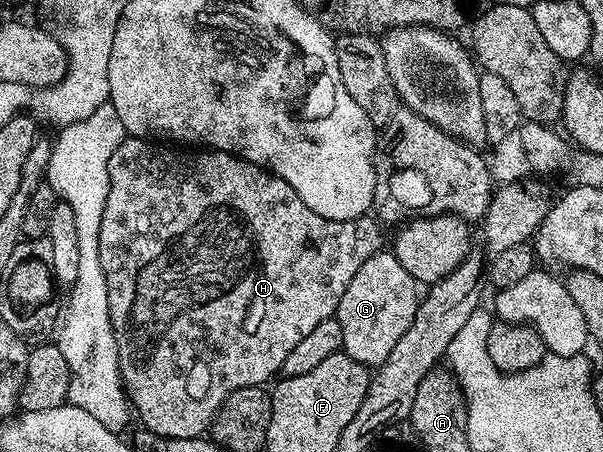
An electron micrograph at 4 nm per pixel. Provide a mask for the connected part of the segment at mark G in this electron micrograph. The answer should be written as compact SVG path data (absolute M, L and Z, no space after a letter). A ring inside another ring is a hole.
M381 249L374 253L361 265L358 273L354 273L354 281L350 281L346 293L342 293L342 301L338 305L334 318L342 325L342 349L350 357L364 364L369 369L375 369L386 361L393 353L394 345L402 338L402 333L410 329L410 325L416 316L418 306L418 284L406 269L402 269L402 261L391 250Z

